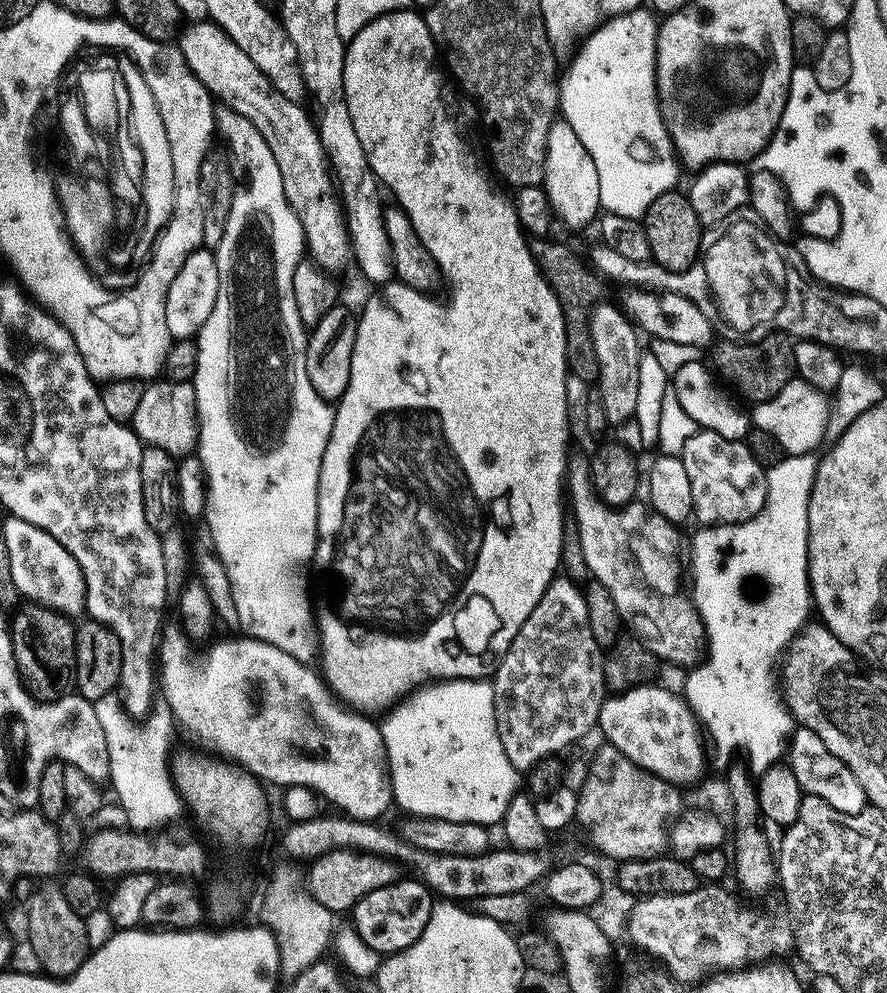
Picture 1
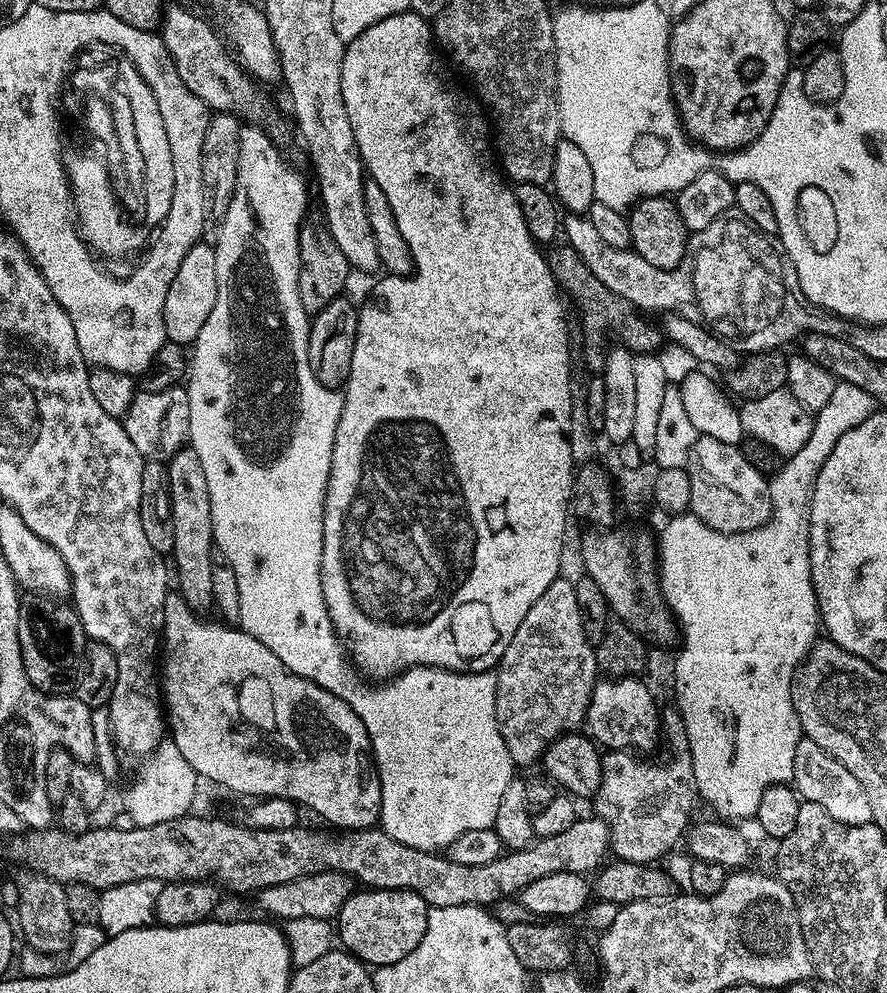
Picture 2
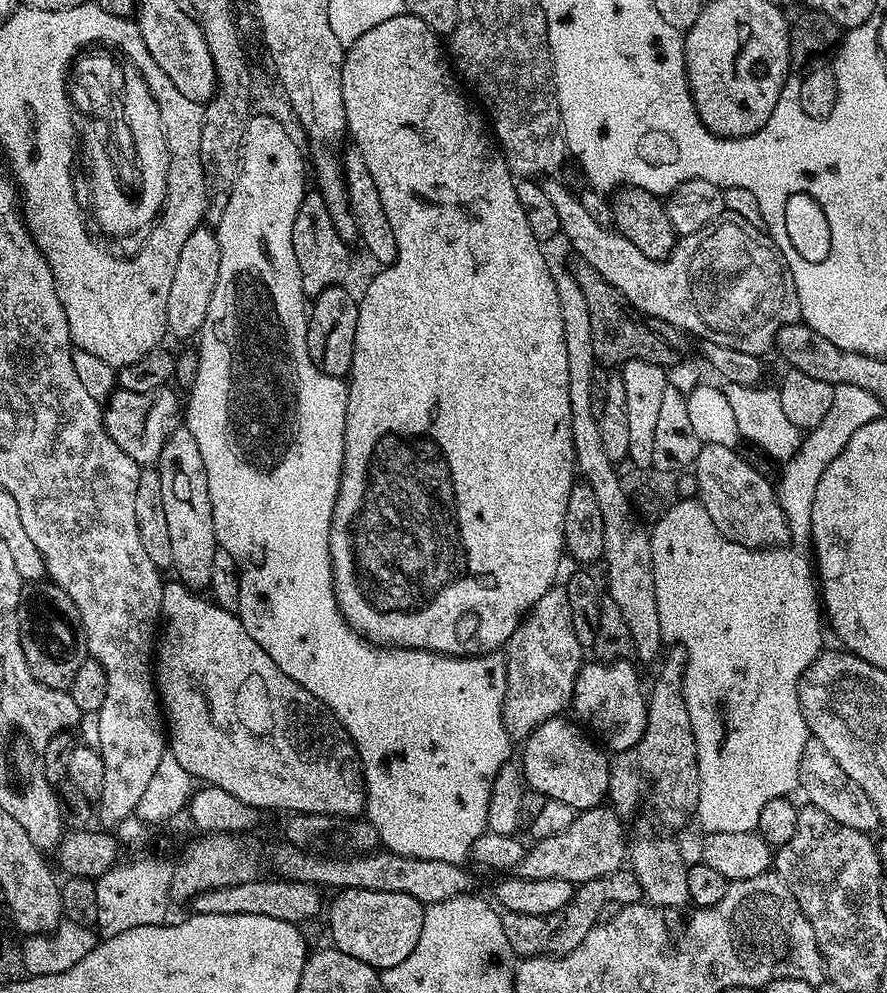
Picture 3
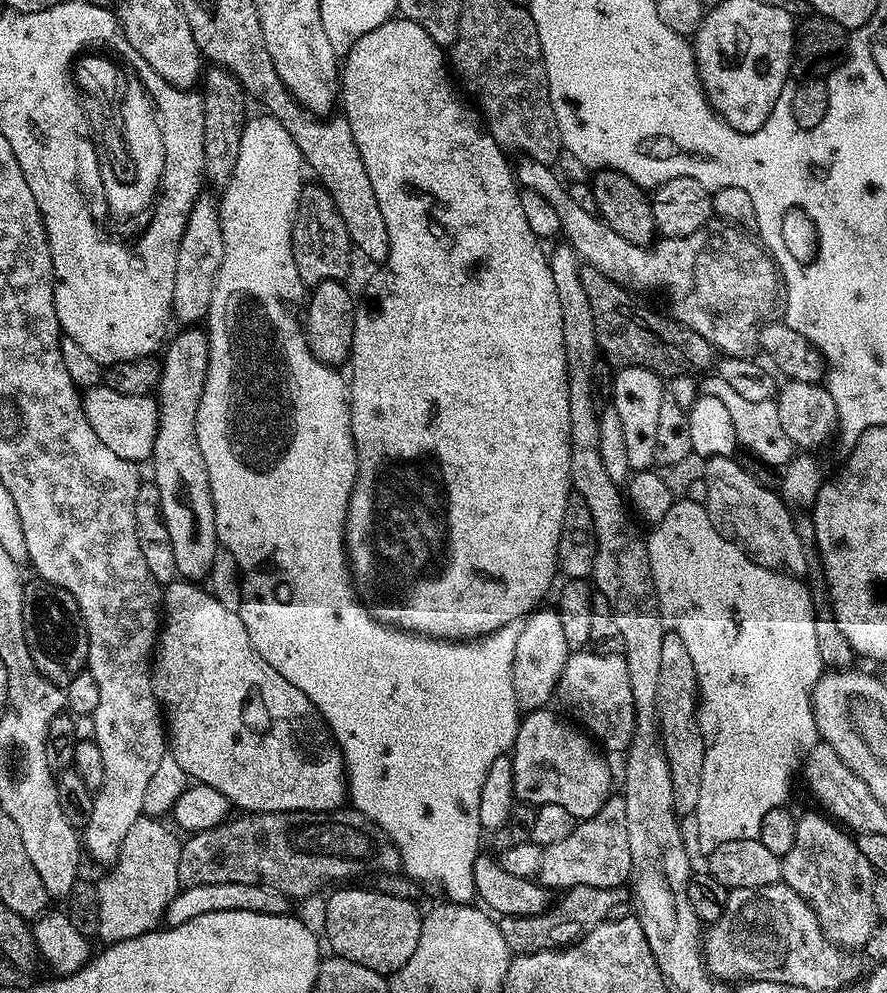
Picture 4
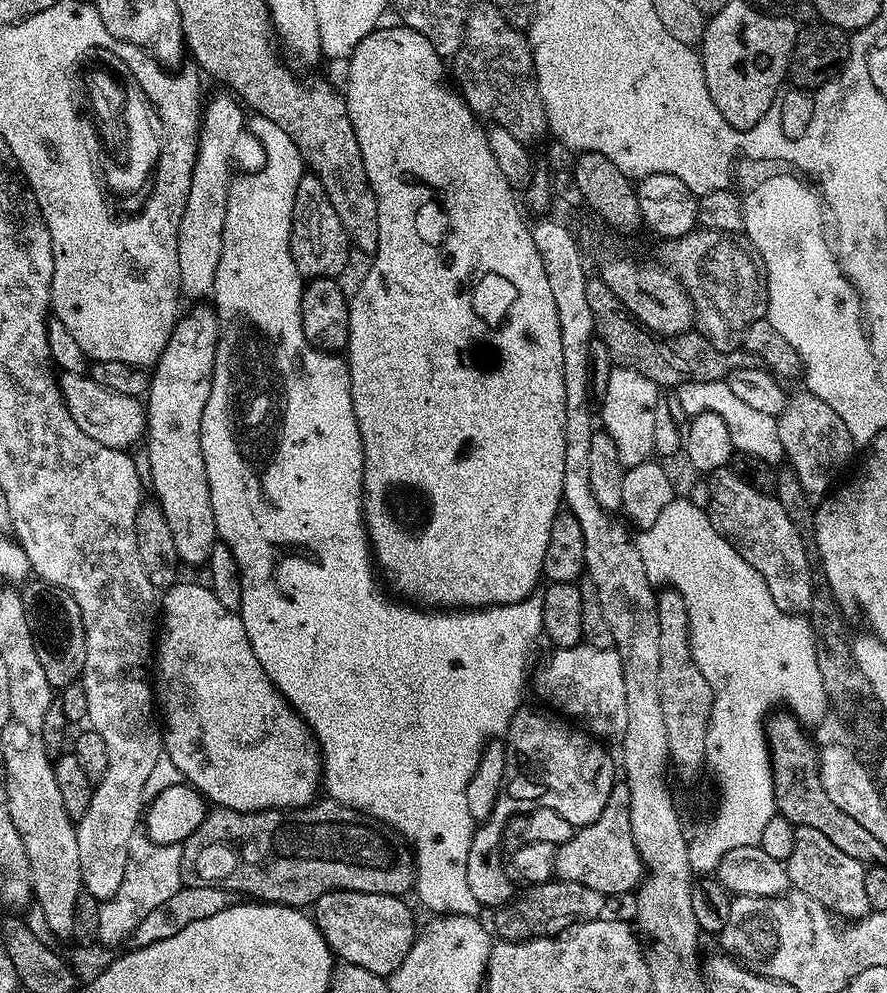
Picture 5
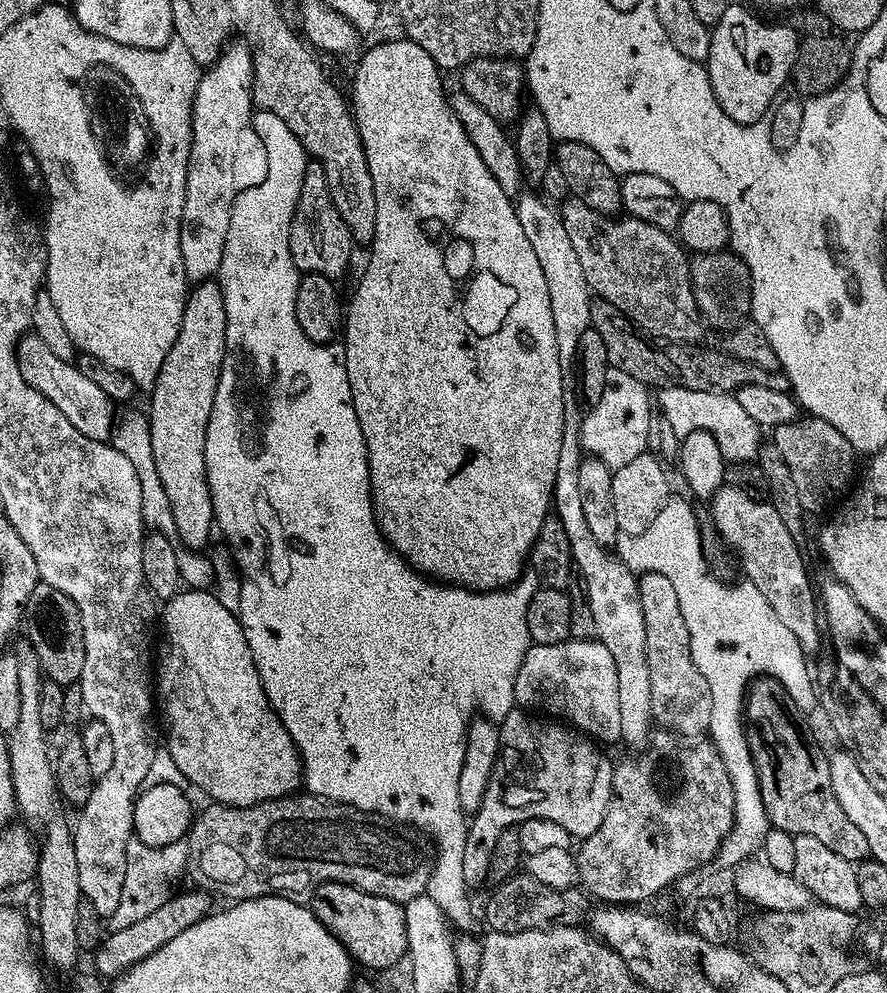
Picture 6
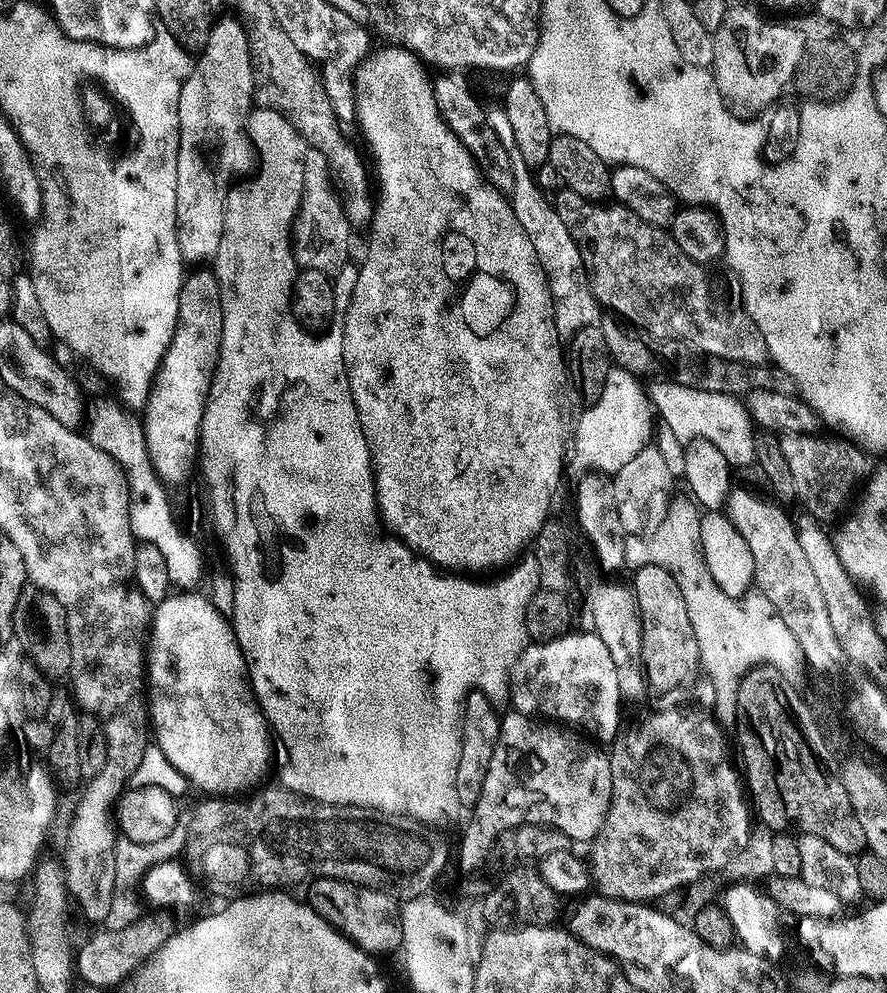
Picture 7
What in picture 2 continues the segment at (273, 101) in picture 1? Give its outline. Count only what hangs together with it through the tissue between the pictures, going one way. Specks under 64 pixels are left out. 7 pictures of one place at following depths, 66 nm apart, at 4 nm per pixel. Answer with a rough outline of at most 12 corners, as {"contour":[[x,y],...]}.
{"contour":[[165,7],[158,35],[210,110],[275,122],[202,17]]}

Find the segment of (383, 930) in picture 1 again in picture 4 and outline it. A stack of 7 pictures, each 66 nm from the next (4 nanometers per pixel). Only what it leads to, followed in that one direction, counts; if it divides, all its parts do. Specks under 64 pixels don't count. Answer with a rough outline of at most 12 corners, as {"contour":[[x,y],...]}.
{"contour":[[340,886],[324,904],[333,953],[395,974],[418,947],[408,896]]}

